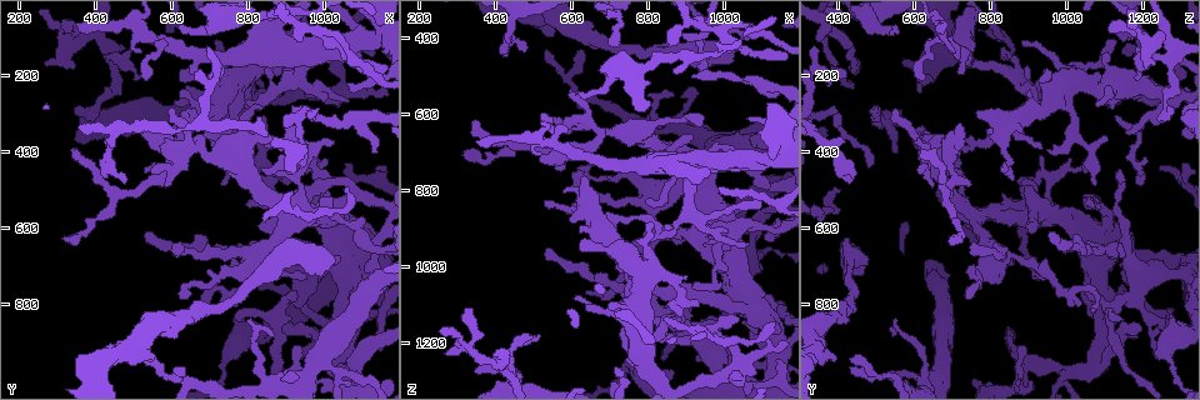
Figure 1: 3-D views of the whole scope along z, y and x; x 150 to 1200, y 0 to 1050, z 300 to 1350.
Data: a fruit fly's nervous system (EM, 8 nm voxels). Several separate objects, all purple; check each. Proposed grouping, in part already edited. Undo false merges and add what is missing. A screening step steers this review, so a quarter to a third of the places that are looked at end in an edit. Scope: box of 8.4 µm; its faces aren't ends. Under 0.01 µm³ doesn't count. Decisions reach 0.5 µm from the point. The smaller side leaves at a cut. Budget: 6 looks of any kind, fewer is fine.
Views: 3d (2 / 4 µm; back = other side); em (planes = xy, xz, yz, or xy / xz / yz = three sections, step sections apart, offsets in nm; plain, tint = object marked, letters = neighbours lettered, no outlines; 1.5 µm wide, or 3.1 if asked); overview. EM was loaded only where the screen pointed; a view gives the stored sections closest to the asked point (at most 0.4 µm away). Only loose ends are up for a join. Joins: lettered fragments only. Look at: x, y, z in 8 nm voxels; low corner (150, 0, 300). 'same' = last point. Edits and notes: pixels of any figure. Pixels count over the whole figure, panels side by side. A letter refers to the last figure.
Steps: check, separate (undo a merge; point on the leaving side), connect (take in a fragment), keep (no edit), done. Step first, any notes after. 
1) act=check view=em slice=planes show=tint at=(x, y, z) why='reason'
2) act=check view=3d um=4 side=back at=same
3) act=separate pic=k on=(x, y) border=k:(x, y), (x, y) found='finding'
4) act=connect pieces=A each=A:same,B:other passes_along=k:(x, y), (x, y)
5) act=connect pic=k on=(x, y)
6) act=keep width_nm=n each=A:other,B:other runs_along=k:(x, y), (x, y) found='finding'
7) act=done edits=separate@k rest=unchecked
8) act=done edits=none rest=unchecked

act=check view=3d um=4 at=(935, 435, 480) why='free end'

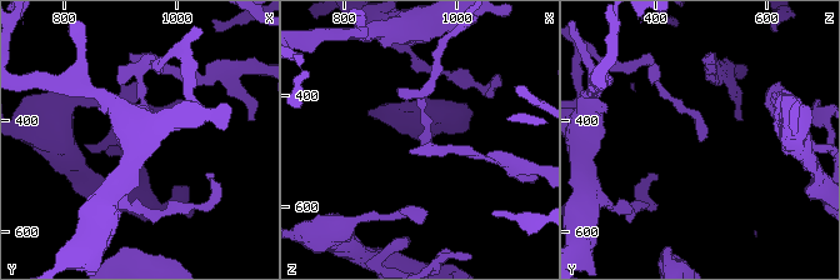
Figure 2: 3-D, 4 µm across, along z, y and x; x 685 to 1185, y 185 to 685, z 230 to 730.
act=check view=em slice=xy step=8 show=tint at=(935, 440, 485) why='now the EM'

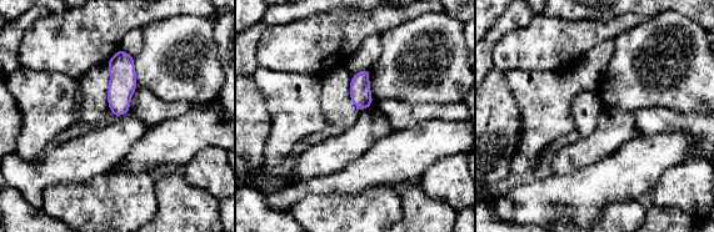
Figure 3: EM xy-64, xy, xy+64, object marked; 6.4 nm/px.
act=check view=em slice=planes show=letters at=same why='another direction'

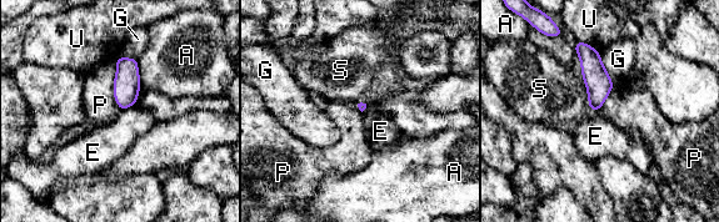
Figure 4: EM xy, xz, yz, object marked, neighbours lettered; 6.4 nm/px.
act=keep each=A:other,E:other,G:other,P:other,S:other,U:other border=4:(114, 60), (114, 100), (121, 110) found='no lettered fragment goes on from it'

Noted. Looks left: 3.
act=check view=em slice=planes show=letters at=(830, 600, 900)

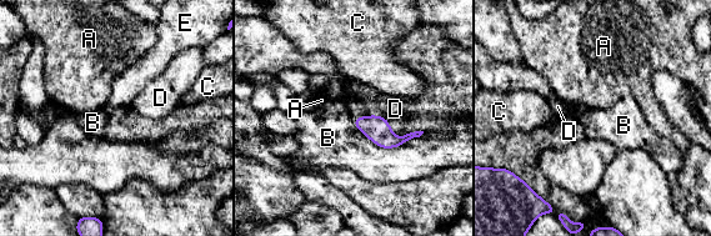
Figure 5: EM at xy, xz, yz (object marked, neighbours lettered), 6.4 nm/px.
act=keep longest_contact=B:480nm each=A:other,B:other,C:other,D:other,E:other found='none of them fits'

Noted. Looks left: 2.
act=check view=em slice=planes show=letters at=(880, 180, 1050) why='sharp bend'

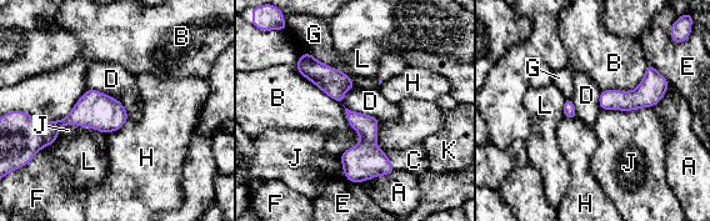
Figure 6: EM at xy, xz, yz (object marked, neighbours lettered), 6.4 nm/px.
act=keep width_nm=130 each=A:other,B:other,C:other,D:other,E:other,F:other,G:other,H:other,J:other,K:other,L:other found='all the same cell'

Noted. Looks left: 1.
act=done edits=none rest=unchecked

